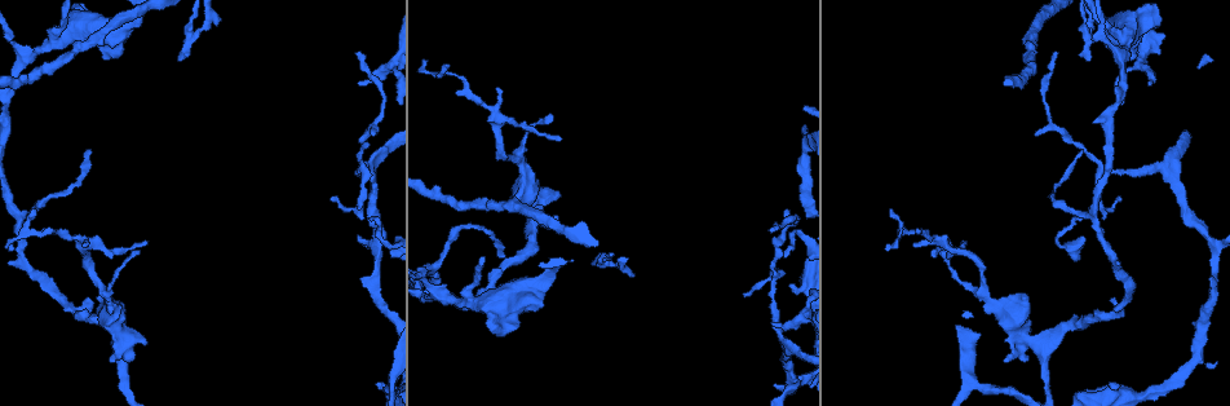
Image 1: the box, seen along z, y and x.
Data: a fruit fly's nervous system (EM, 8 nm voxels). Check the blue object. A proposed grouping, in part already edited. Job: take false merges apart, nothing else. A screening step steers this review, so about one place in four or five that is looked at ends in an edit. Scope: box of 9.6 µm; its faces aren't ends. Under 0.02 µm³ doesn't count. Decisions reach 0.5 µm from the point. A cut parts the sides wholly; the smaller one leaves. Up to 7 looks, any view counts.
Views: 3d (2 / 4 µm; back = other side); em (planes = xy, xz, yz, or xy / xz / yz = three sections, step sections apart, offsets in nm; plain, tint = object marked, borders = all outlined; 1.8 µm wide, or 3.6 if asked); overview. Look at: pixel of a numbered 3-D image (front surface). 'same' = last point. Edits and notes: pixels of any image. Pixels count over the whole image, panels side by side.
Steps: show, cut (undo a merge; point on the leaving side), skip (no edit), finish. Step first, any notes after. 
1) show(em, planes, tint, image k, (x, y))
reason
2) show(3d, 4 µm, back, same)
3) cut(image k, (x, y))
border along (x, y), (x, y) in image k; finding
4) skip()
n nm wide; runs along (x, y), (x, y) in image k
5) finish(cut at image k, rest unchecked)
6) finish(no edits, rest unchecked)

show(3d, 2 µm, image 1, (605, 257))
calibre changes

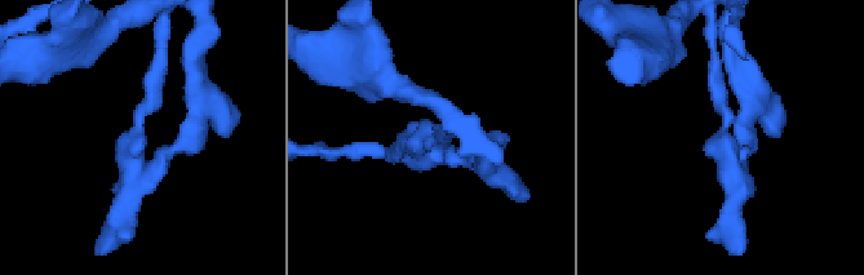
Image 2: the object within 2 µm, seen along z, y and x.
show(em, planes, tint, image 2, (724, 131))
now the EM

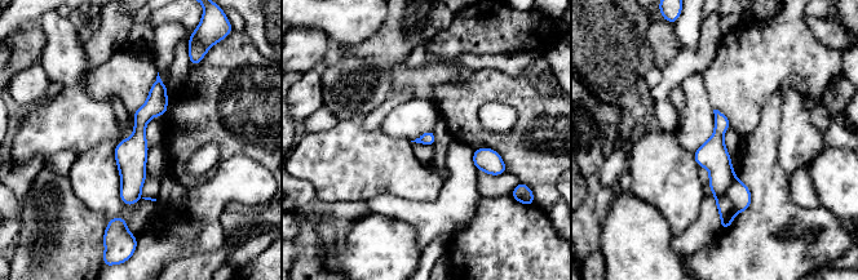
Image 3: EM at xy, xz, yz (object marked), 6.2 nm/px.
cut(image 3, (713, 156))
the part that leaves runs along (158, 83), (132, 152), (128, 201) in image 3; a second neuron is stuck on

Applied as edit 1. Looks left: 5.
show(overview)
redraw

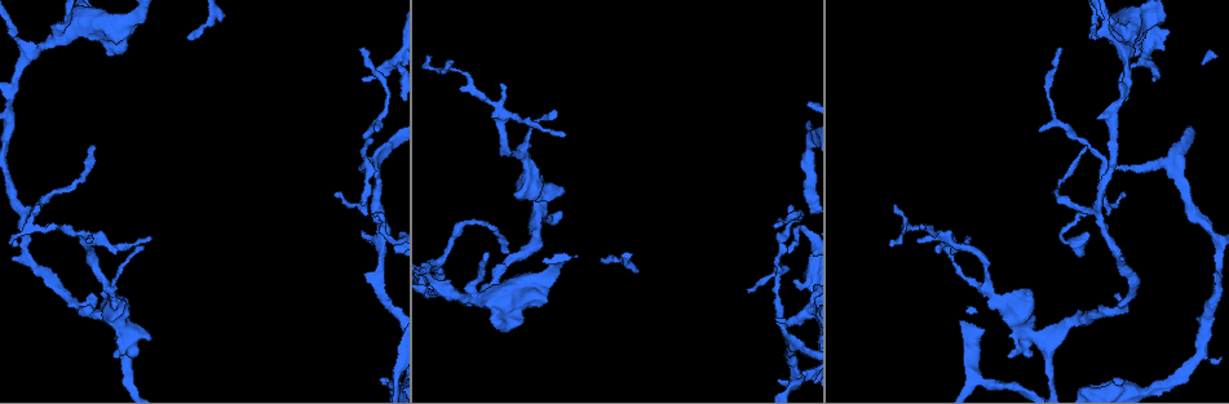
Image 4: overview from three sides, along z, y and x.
show(3d, 2 µm, image 4, (501, 116))

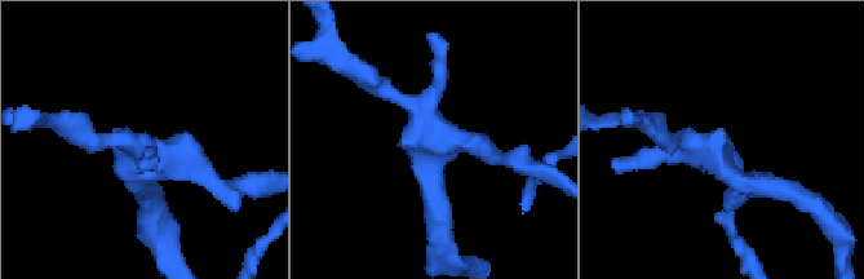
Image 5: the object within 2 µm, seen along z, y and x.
show(em, yz, step 4, tint, image 5, (721, 161))
need the tissue

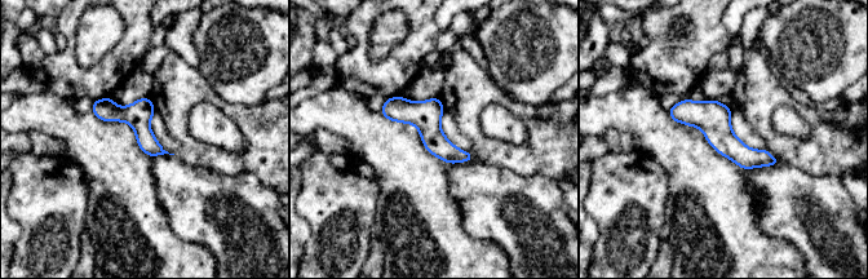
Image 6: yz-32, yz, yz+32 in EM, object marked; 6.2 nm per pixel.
show(em, planes, tint, same)
cut it another way

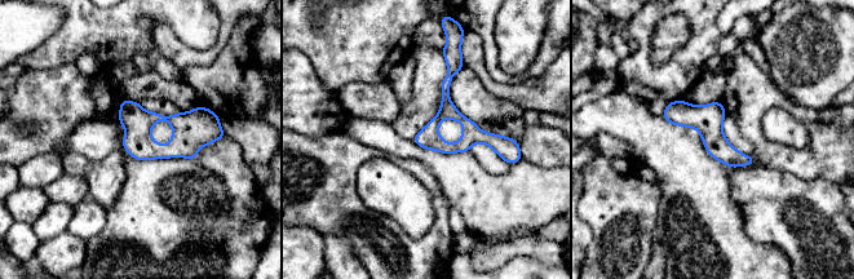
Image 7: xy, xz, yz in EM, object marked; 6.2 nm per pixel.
skip()
runs along (671, 106), (751, 162) in image 7; all the same neuron

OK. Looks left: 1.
finish(cut at image 3, rest unchecked)

